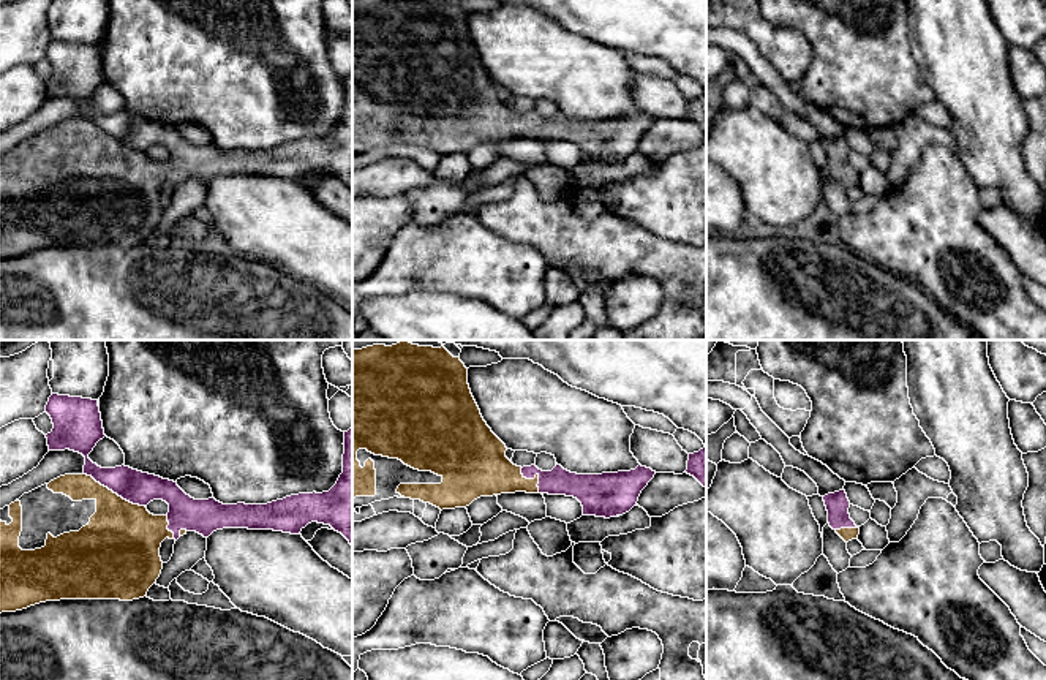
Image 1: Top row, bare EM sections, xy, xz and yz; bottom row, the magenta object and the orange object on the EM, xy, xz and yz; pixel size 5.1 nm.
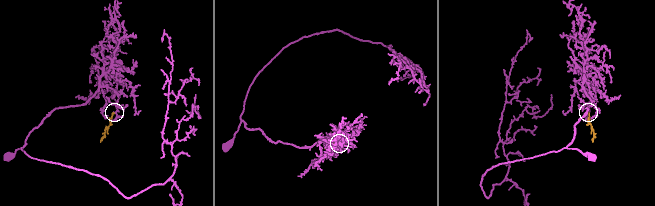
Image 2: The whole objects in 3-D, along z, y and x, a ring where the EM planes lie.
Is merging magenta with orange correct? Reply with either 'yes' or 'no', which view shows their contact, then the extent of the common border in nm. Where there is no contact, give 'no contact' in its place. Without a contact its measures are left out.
yes | xy | 360 nm

